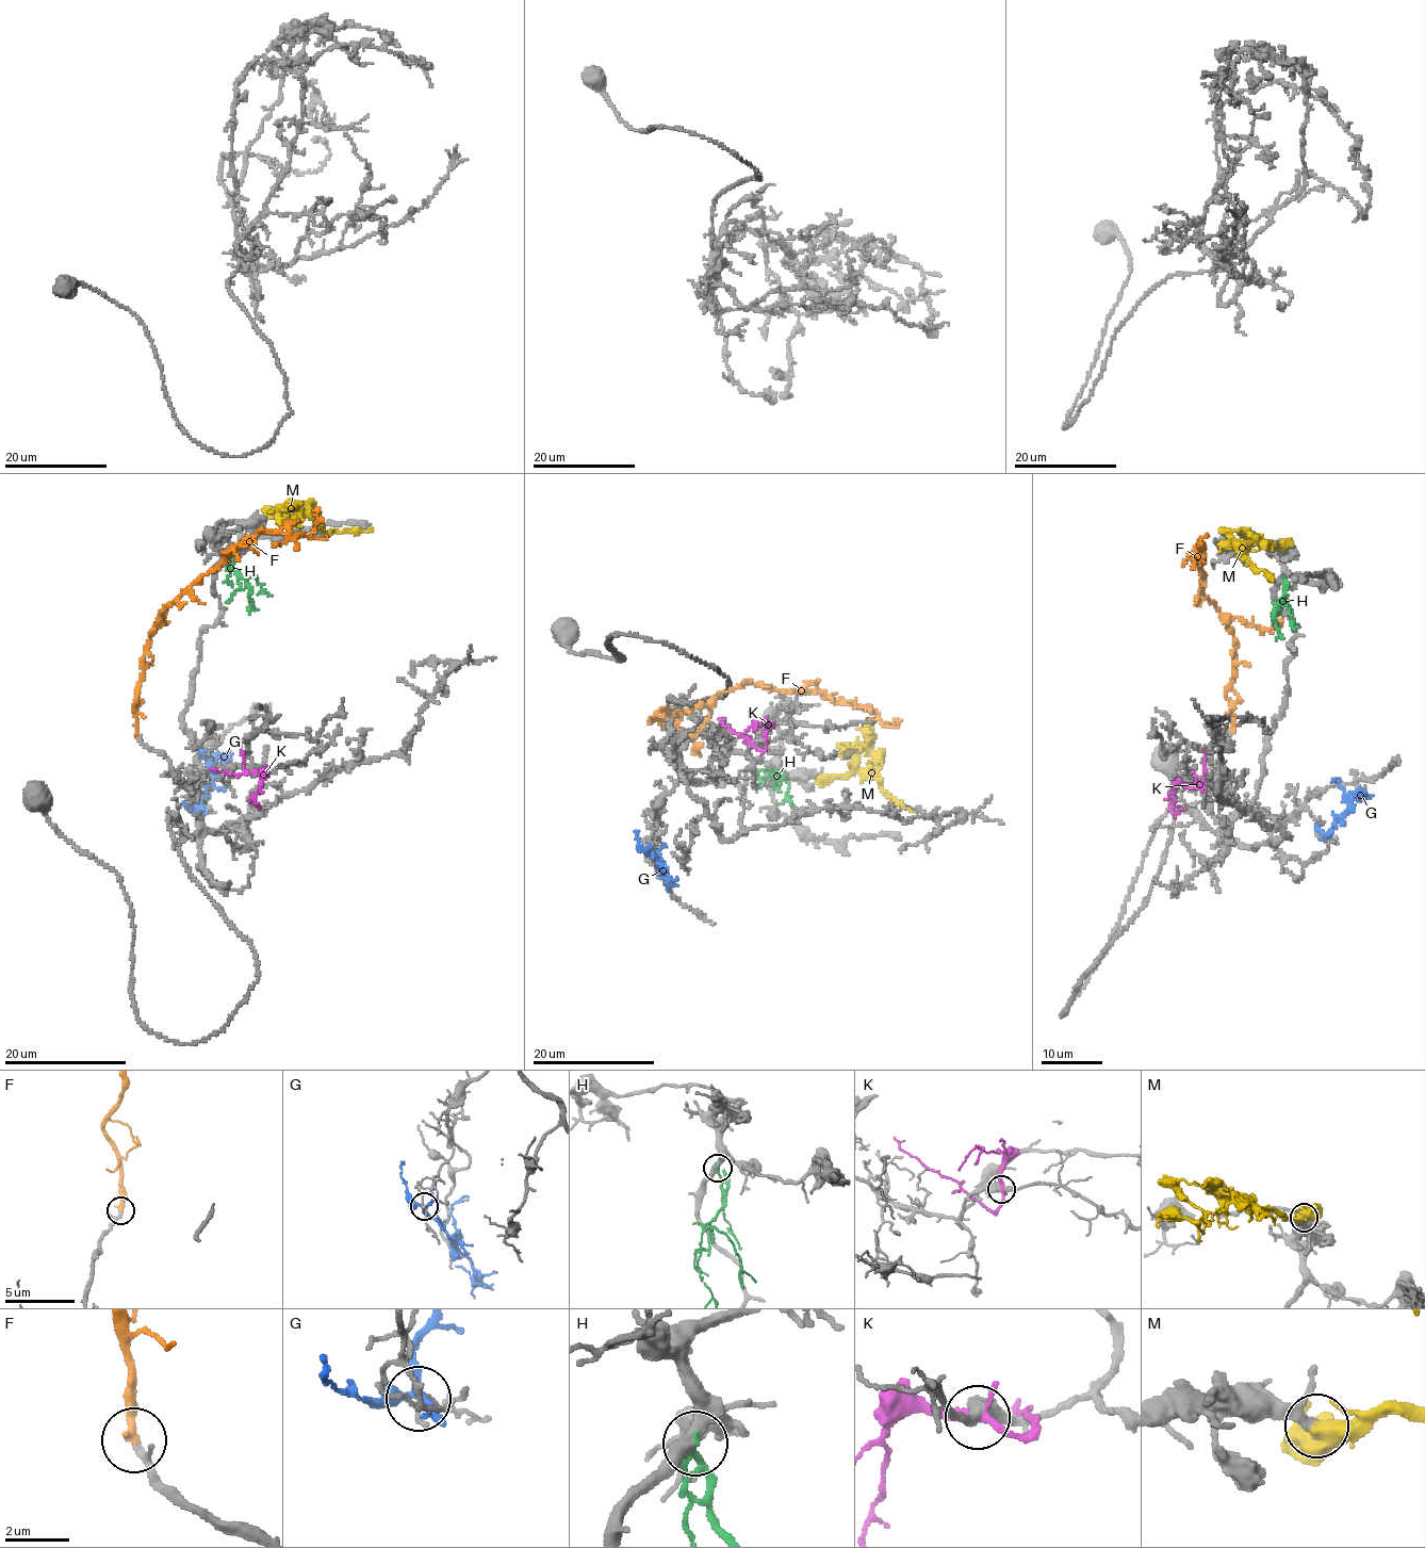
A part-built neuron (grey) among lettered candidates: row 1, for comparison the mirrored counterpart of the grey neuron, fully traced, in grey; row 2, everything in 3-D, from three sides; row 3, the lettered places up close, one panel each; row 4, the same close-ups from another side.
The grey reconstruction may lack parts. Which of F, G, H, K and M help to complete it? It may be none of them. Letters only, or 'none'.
F, M

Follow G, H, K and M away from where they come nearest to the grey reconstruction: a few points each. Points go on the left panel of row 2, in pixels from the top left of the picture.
G: (201, 809), (201, 798), (212, 780), (211, 766), (199, 752), (201, 750), (205, 754)
H: (230, 553), (229, 564), (245, 581), (250, 591), (250, 607), (257, 610)
K: (264, 772), (267, 775), (232, 775), (211, 769)
M: (268, 515), (291, 511), (306, 505), (324, 532), (373, 528)

